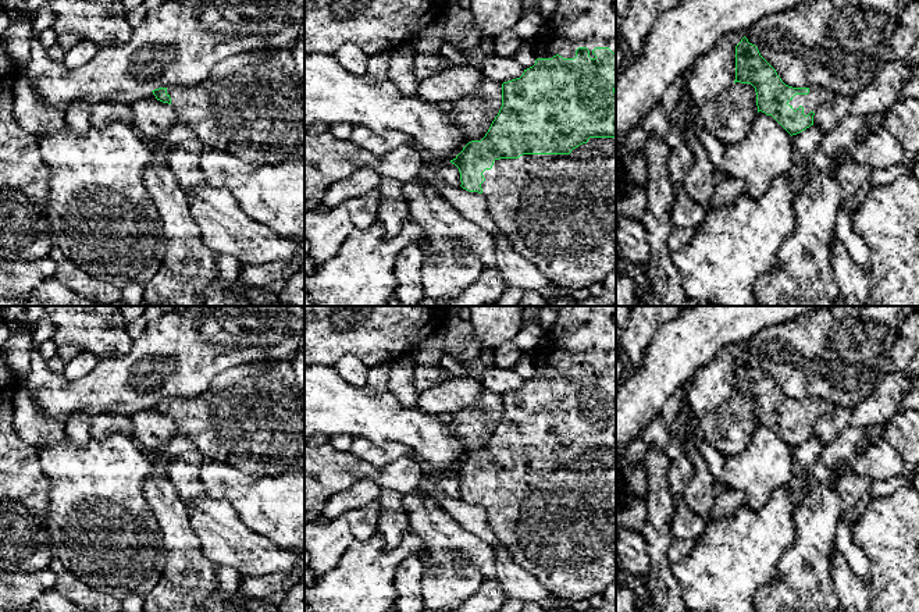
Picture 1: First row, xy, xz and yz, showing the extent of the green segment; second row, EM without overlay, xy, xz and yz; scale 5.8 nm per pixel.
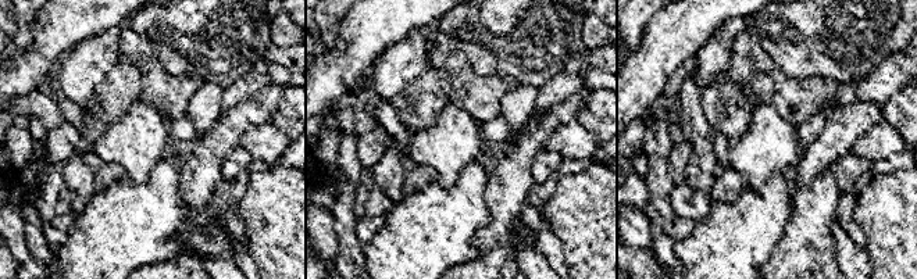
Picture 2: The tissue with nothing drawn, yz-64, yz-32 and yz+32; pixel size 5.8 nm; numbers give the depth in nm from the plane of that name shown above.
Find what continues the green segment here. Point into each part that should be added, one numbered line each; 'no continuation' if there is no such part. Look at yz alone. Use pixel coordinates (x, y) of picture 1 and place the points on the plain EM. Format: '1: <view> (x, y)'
1: yz (818, 406)

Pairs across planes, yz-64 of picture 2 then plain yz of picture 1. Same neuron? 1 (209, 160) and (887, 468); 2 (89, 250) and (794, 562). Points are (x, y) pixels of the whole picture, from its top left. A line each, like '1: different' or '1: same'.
1: different
2: different

